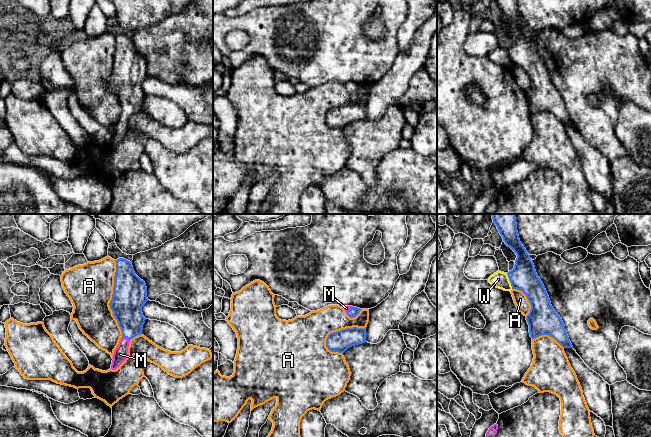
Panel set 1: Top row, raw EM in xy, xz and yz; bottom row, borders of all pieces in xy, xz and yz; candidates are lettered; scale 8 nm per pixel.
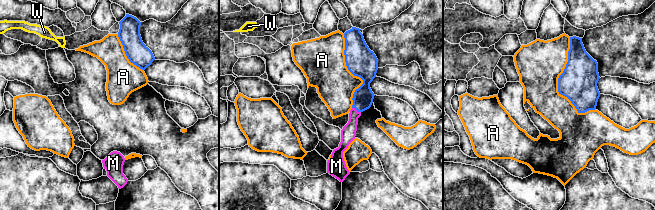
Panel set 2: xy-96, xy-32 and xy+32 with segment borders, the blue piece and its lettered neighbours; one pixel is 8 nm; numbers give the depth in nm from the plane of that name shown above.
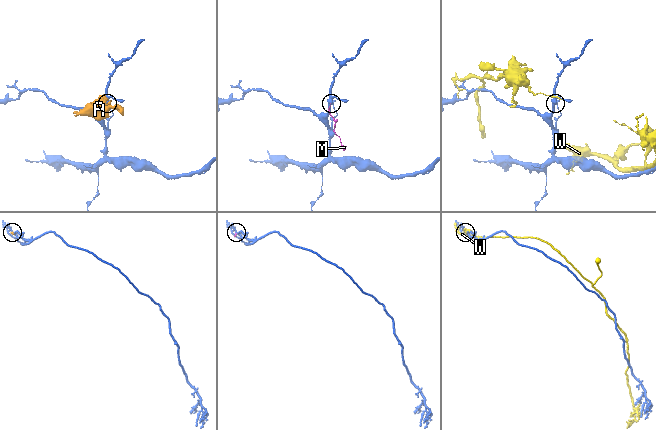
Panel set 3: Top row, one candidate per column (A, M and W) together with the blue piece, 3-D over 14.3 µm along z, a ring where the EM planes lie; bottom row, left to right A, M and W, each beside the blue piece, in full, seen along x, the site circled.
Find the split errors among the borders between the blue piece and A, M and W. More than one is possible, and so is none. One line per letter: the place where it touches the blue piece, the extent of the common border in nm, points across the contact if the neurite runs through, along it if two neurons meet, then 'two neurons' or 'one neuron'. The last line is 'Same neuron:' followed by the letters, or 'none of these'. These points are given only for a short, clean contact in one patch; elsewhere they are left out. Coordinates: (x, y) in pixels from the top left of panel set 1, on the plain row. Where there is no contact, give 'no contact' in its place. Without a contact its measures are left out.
A: meets blue in xy at (112, 74); contact 600 nm long; two neurons
M: meets blue in xy at (126, 113); contact 70 nm long; runs through xy (126, 82), (126, 113), (120, 130); one neuron
W: meets blue in yz at (509, 56); contact 140 nm long; two neurons
Same neuron: M

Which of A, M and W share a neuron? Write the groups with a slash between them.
A / M / W

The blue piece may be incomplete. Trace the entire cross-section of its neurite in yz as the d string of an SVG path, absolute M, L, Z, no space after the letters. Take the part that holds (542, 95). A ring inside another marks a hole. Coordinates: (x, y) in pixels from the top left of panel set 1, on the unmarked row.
M495 0L505 20L517 31L514 44L507 49L512 65L522 67L531 85L526 92L532 115L542 111L554 114L563 124L573 124L565 101L553 85L546 65L538 53L535 42L521 20L517 0Z

